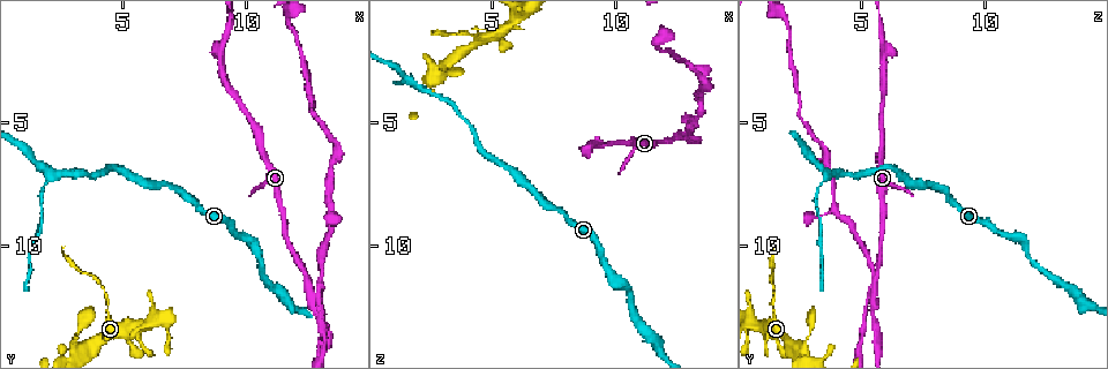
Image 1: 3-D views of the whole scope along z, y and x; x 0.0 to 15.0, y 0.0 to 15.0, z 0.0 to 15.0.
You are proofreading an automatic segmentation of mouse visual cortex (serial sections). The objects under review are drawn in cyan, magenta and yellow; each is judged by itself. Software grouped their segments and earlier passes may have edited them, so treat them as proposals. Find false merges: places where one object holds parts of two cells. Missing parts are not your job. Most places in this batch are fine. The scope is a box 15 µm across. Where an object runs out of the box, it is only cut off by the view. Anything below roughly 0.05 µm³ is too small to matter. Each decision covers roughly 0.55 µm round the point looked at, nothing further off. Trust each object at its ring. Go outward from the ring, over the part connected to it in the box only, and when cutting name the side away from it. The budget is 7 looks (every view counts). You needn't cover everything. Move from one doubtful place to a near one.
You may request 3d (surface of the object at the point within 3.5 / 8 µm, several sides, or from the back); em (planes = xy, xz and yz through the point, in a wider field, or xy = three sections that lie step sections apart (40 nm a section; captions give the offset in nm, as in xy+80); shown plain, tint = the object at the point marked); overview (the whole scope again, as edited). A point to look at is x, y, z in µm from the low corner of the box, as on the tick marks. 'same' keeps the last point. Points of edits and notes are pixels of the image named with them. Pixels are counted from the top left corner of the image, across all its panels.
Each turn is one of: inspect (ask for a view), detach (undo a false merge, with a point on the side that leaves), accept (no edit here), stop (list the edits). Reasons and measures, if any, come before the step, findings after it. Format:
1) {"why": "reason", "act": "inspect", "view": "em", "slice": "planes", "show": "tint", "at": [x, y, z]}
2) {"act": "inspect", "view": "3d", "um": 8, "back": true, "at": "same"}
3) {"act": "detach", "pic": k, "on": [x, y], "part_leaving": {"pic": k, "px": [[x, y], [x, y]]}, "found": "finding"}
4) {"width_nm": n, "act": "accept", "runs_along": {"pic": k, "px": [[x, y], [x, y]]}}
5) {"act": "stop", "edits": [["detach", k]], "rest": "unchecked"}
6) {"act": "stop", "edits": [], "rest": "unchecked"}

{"why": "a narrow waist", "act": "inspect", "view": "3d", "um": 3.5, "at": [3.2, 13.6, 2.9]}

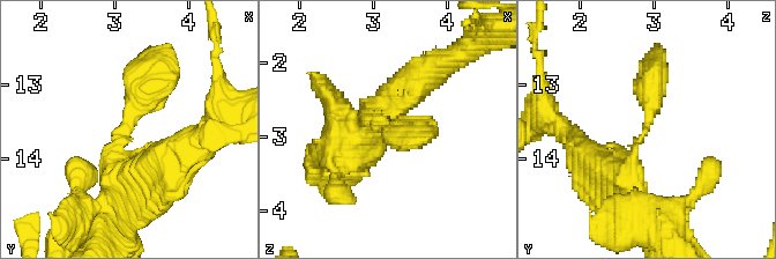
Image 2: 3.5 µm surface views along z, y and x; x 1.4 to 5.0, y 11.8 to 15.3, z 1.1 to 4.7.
{"arm_widths_nm": [400, 450], "why": "shape alone is not enough", "act": "inspect", "view": "em", "slice": "xy", "step": 3, "show": "tint", "at": [3.10, 13.60, 2.90]}

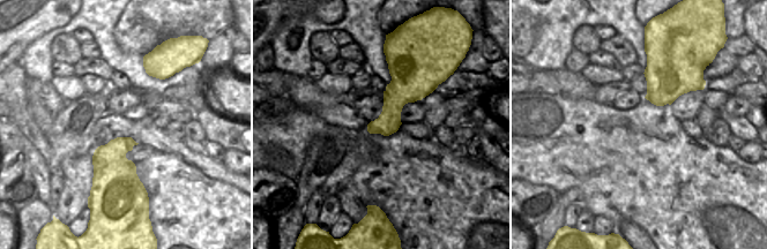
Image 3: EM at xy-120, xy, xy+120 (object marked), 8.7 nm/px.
{"act": "accept", "runs_along": {"pic": 2, "px": [[613, 172], [647, 130], [653, 66]]}, "found": "continuous, no second cell"}

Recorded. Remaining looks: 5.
{"why": "branch point", "act": "inspect", "view": "3d", "um": 3.5, "at": [2.3, 7.2, 3.6]}

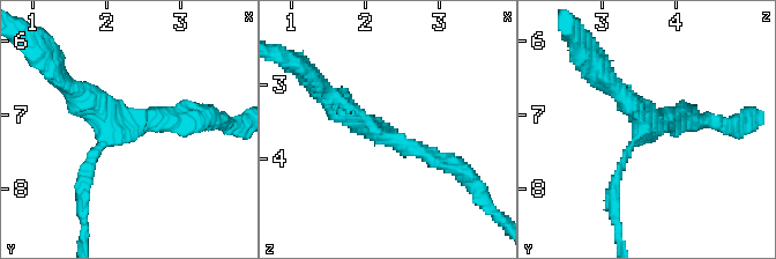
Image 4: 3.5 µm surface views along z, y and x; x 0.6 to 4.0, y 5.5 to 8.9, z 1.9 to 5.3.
{"arms": 3, "arm_widths_nm": [100, 200, 300], "why": "need the tissue", "act": "inspect", "view": "em", "slice": "xy", "step": 5, "show": "plain", "at": [2.25, 7.15, 3.65]}

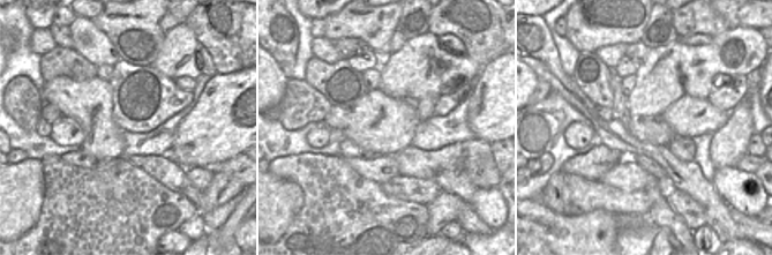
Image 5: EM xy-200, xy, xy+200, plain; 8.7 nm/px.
{"act": "inspect", "view": "em", "slice": "xy", "step": 5, "show": "tint", "at": "same"}

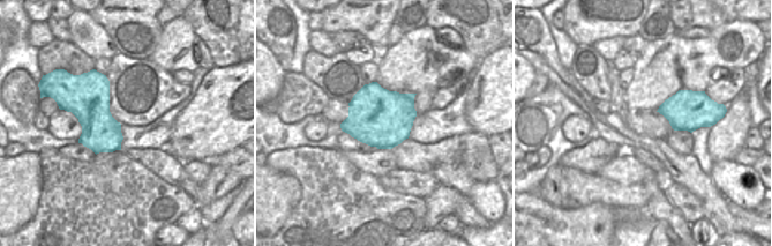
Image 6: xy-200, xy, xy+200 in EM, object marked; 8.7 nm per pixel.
{"width_nm": 500, "act": "accept", "runs_along": {"pic": 4, "px": [[450, 163], [372, 131], [329, 98]]}, "found": "all the same cell"}

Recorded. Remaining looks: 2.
{"why": "arms part here", "act": "inspect", "view": "3d", "um": 3.5, "at": [8.9, 2.2, 5.9]}

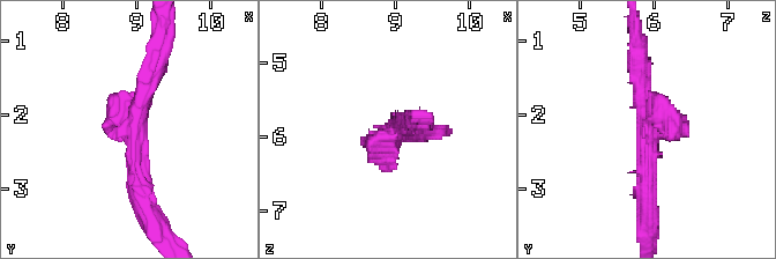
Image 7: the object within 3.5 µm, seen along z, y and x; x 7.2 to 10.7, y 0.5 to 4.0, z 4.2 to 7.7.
{"why": "shape alone is not enough", "act": "inspect", "view": "em", "slice": "xy", "step": 5, "show": "tint", "at": [8.95, 2.15, 5.95]}

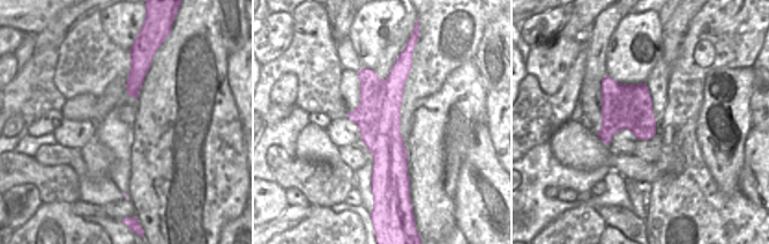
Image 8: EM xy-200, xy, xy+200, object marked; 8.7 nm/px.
{"width_nm": 400, "act": "accept", "runs_along": {"pic": 8, "px": [[400, 66], [373, 184]]}, "found": "all the same cell"}

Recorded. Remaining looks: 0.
{"act": "stop", "edits": [], "rest": "unchecked"}

